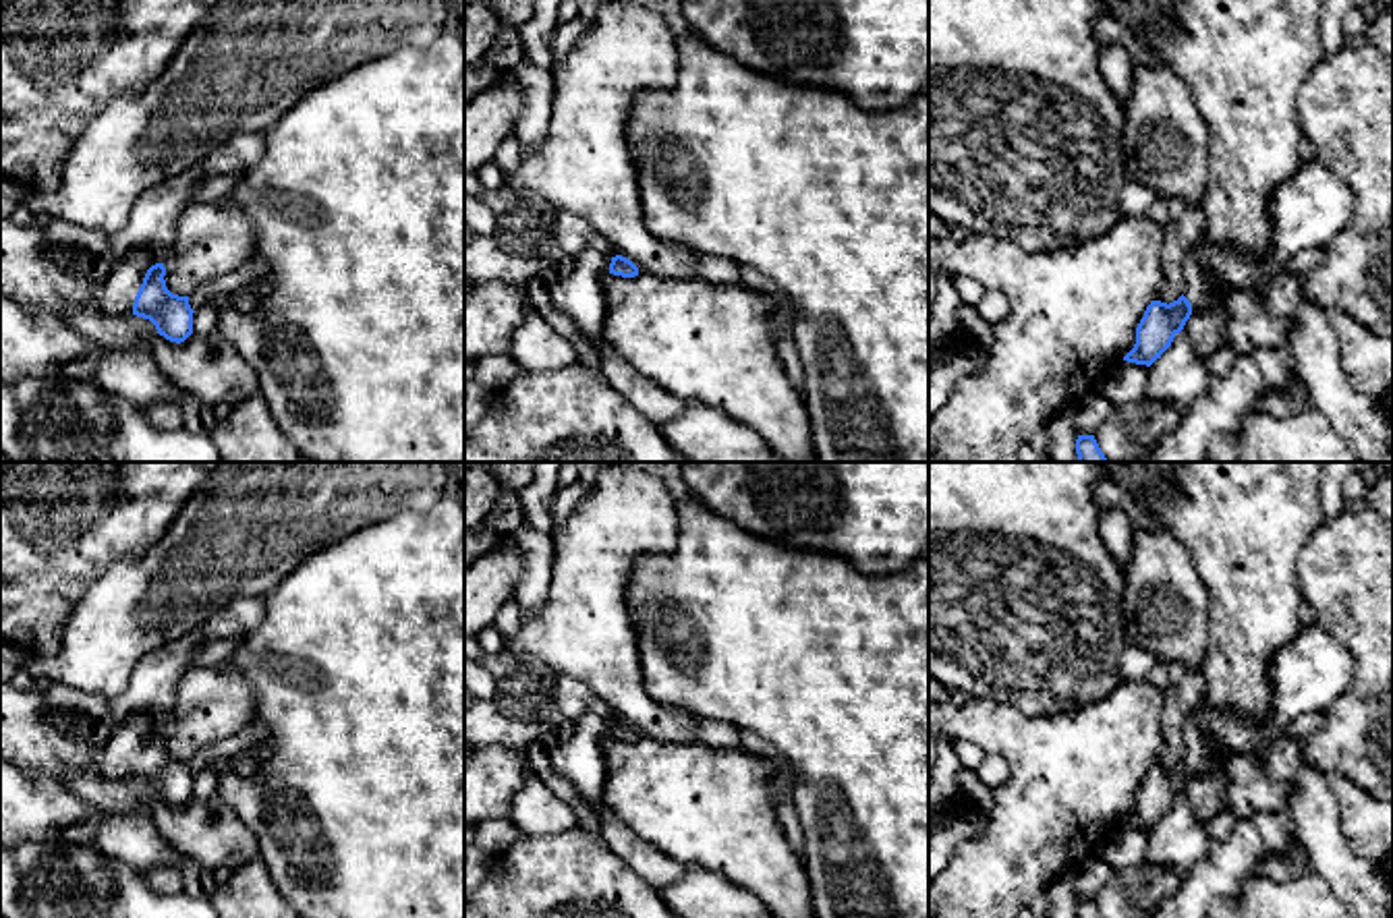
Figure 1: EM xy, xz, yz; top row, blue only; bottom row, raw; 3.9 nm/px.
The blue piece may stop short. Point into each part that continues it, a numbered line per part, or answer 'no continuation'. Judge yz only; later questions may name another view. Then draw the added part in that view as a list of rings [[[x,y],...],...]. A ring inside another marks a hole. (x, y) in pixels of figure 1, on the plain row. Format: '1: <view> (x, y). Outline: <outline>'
1: yz (1313, 670). Outline: [[[1318,624],[1277,651],[1269,665],[1271,713],[1250,723],[1244,713],[1200,705],[1184,725],[1184,754],[1192,775],[1215,773],[1225,756],[1262,750],[1302,715],[1316,715],[1352,684],[1352,653]]]

